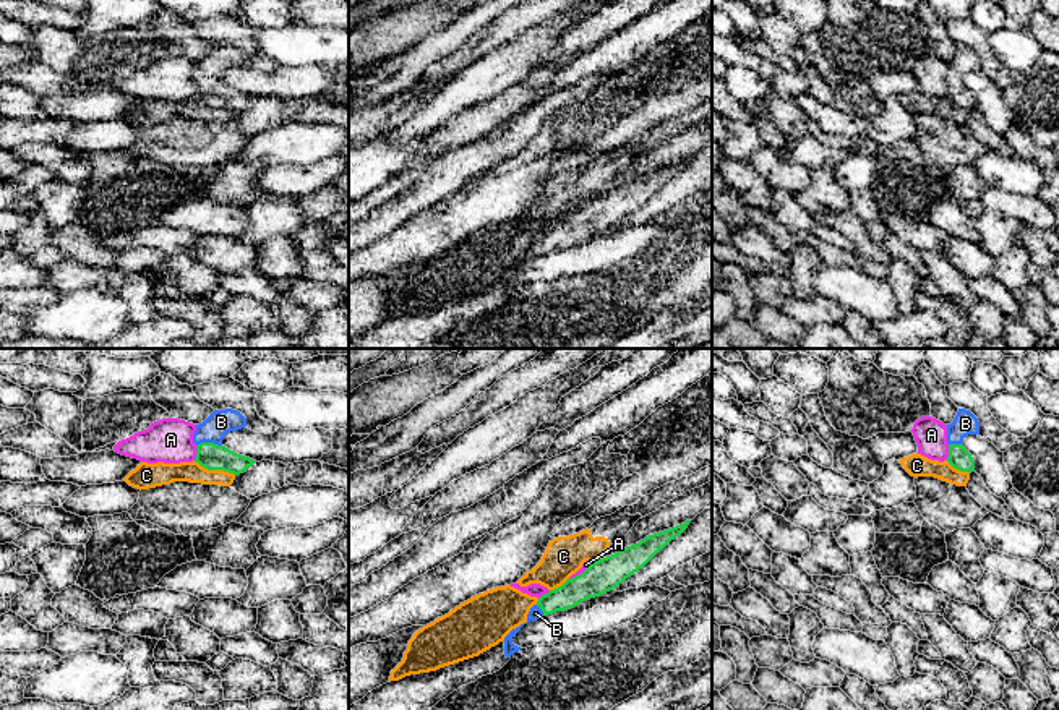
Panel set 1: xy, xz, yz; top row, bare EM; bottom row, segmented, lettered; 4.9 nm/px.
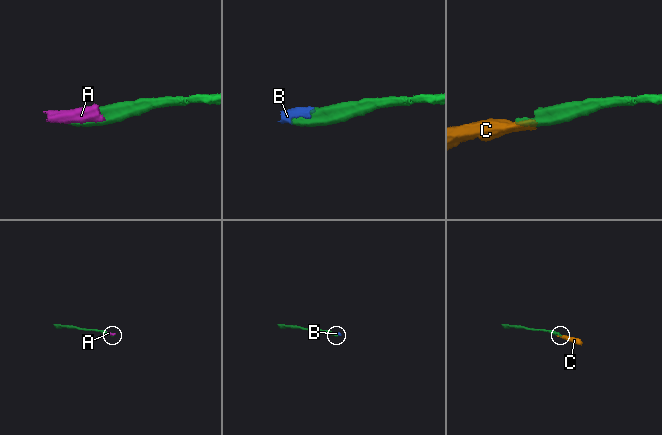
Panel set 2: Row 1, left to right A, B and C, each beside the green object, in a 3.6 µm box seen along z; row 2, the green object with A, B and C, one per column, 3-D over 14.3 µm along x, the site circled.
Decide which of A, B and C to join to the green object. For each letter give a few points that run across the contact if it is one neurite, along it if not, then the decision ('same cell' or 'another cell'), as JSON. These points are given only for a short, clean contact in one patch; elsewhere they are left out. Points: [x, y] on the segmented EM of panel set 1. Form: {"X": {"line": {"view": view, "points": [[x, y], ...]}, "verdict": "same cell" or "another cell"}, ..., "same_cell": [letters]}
{"A": {"verdict": "another cell"}, "B": {"line": {"view": "xy", "points": [[210, 456], [208, 443], [208, 435], [221, 422]]}, "verdict": "same cell"}, "C": {"line": {"view": "xy", "points": [[193, 461], [208, 469], [222, 469], [234, 475]]}, "verdict": "another cell"}, "same_cell": ["B"]}

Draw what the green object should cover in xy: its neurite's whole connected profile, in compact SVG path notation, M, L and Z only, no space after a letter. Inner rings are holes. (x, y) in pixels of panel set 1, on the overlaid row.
M232 408L214 410L203 423L196 425L193 443L196 444L196 457L201 467L208 470L224 470L234 475L243 473L256 460L240 456L222 444L227 433L247 426L247 418Z

